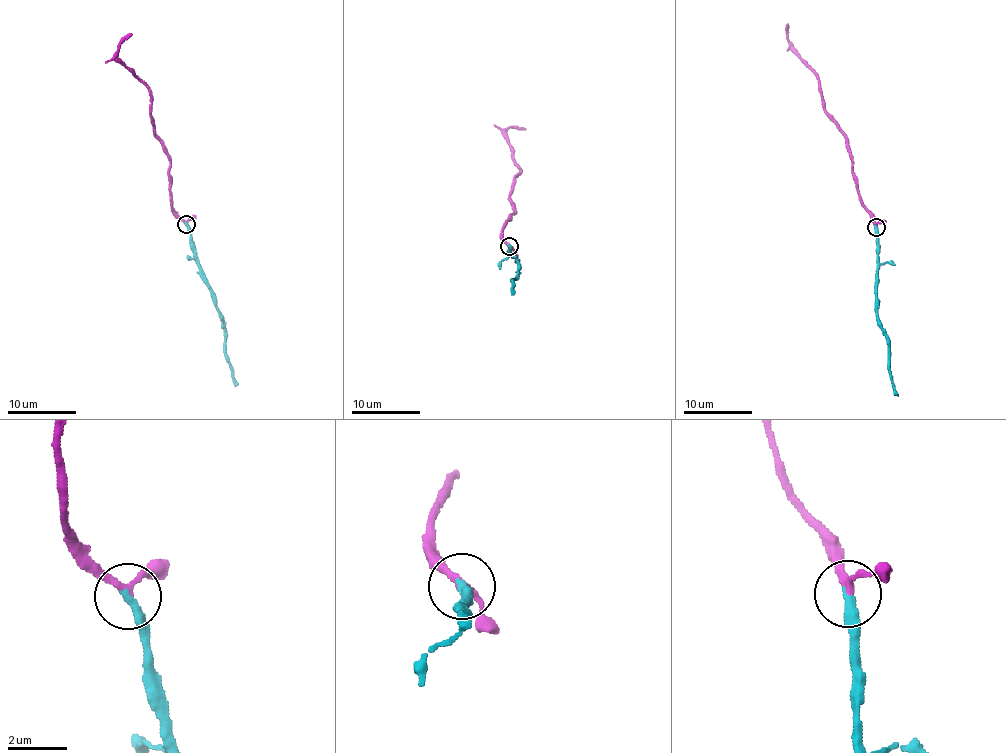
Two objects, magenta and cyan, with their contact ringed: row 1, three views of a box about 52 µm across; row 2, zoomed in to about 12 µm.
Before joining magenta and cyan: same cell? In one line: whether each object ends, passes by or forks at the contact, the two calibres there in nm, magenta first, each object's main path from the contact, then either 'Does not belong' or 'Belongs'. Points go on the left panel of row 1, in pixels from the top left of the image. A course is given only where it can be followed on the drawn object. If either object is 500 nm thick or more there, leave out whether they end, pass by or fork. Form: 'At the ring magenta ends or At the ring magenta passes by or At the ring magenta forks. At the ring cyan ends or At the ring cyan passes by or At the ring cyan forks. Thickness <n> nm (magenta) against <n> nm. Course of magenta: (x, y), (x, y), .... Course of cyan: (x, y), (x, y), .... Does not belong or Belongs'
At the ring magenta passes by. At the ring cyan ends. Thickness 220 nm (magenta) against 340 nm. Course of magenta: (186, 223), (173, 210), (169, 155), (154, 133), (149, 87), (118, 57), (118, 46), (132, 34). Course of cyan: (186, 223), (200, 276), (210, 291), (225, 333), (225, 358), (234, 375), (235, 386). Belongs

